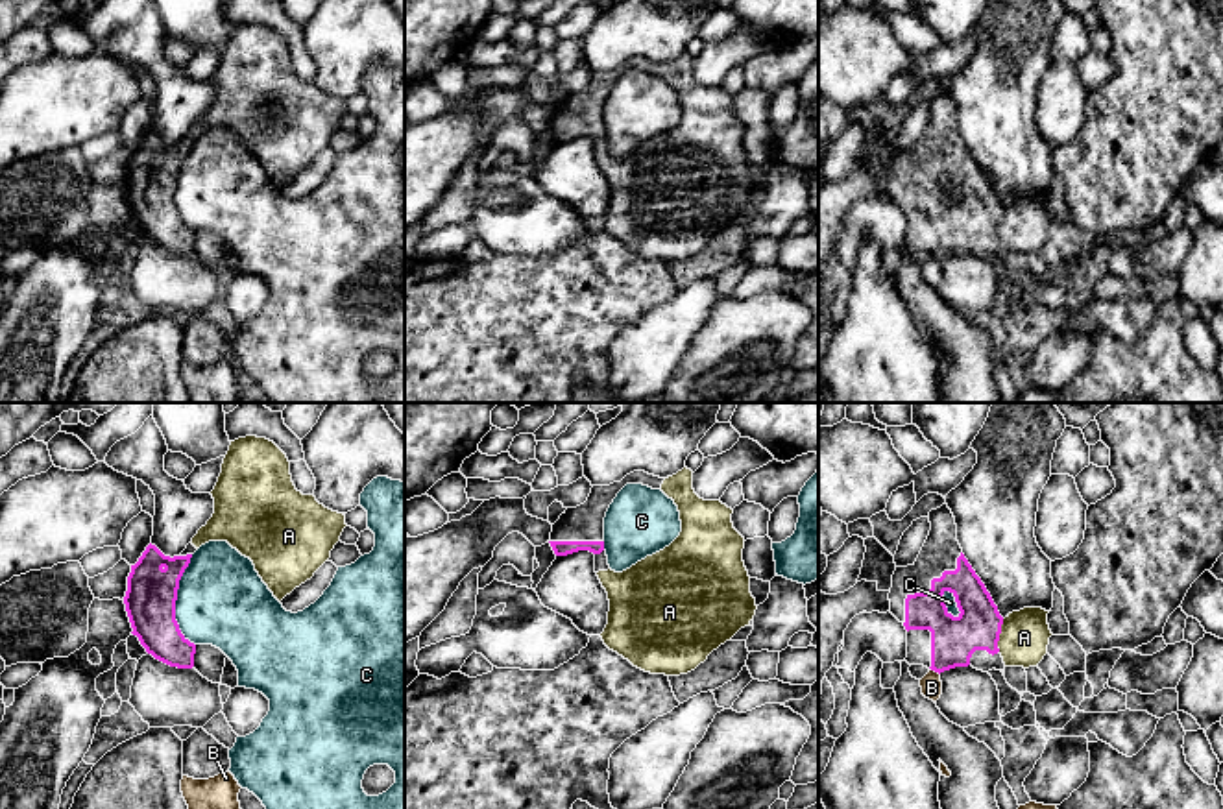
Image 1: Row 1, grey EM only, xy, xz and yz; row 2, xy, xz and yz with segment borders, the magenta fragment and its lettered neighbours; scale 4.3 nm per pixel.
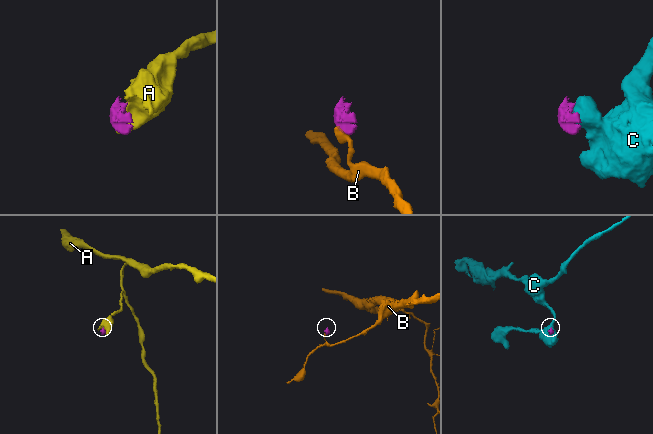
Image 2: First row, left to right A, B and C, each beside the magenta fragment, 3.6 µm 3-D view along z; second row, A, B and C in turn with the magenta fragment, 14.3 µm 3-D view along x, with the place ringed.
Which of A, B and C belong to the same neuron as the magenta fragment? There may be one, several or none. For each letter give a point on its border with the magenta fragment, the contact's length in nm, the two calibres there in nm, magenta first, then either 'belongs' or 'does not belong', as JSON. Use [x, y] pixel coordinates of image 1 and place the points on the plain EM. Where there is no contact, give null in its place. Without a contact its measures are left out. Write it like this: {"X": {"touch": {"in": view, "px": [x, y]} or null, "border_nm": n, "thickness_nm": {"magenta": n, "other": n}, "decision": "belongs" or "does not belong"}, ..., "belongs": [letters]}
{"A": {"touch": {"in": "yz", "px": [998, 222]}, "border_nm": 150, "thickness_nm": {"magenta": 200, "other": 220}, "decision": "belongs"}, "B": {"touch": {"in": "yz", "px": [935, 257]}, "border_nm": 60, "thickness_nm": {"magenta": 200, "other": 100}, "decision": "does not belong"}, "C": {"touch": {"in": "xy", "px": [176, 185]}, "border_nm": 400, "thickness_nm": {"magenta": 220, "other": 400}, "decision": "does not belong"}, "belongs": ["A"]}

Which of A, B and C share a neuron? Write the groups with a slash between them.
A / B / C

